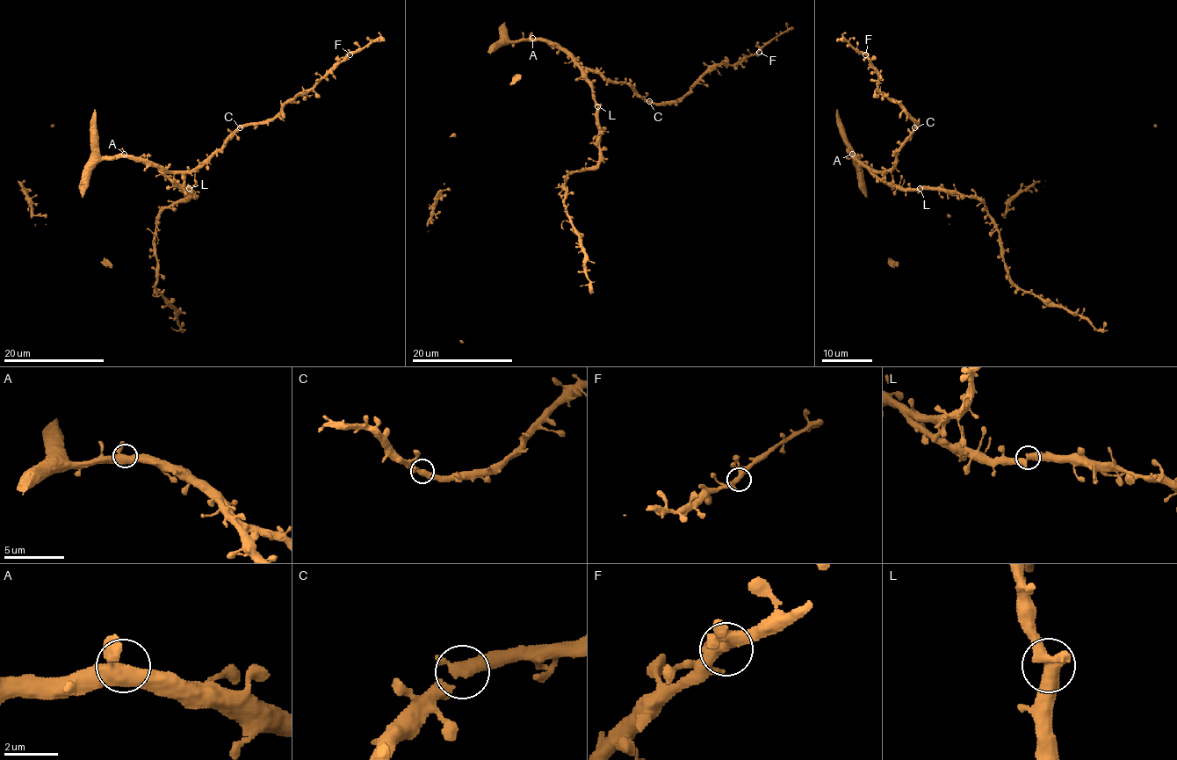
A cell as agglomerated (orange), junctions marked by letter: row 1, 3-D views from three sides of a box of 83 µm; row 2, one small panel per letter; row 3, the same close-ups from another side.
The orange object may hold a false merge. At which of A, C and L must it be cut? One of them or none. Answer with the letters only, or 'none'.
none

